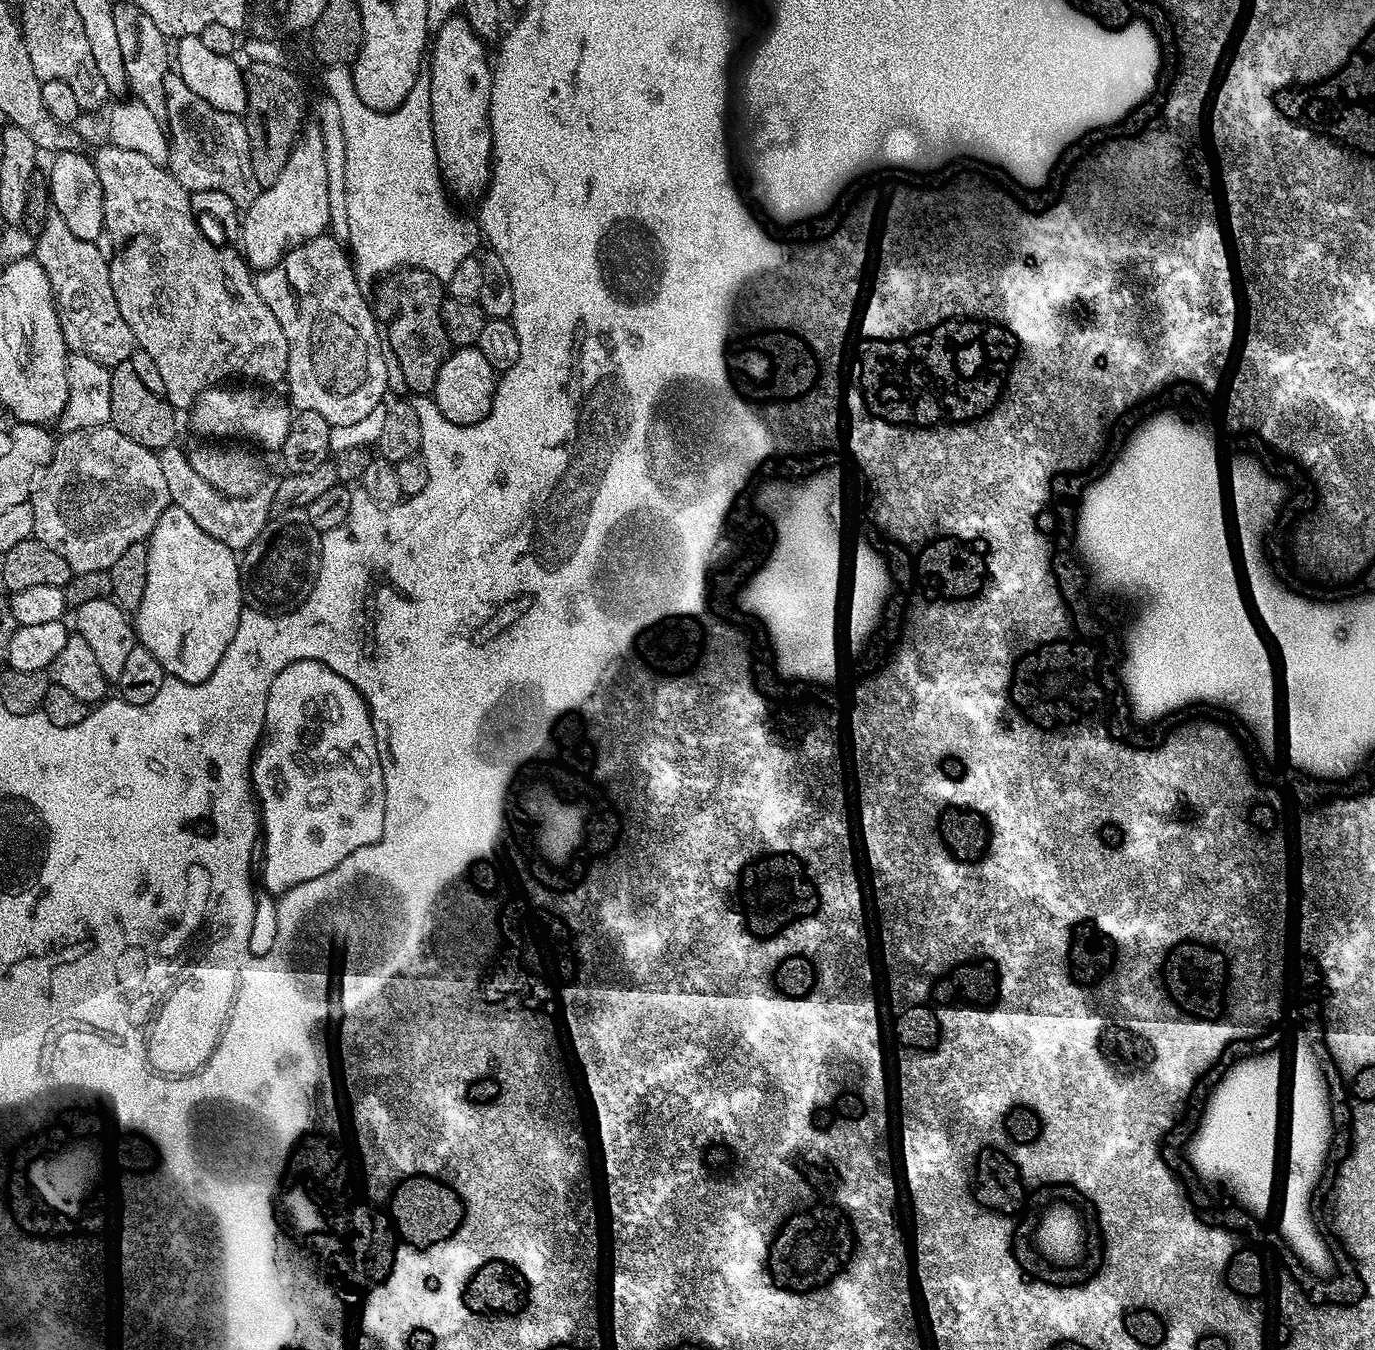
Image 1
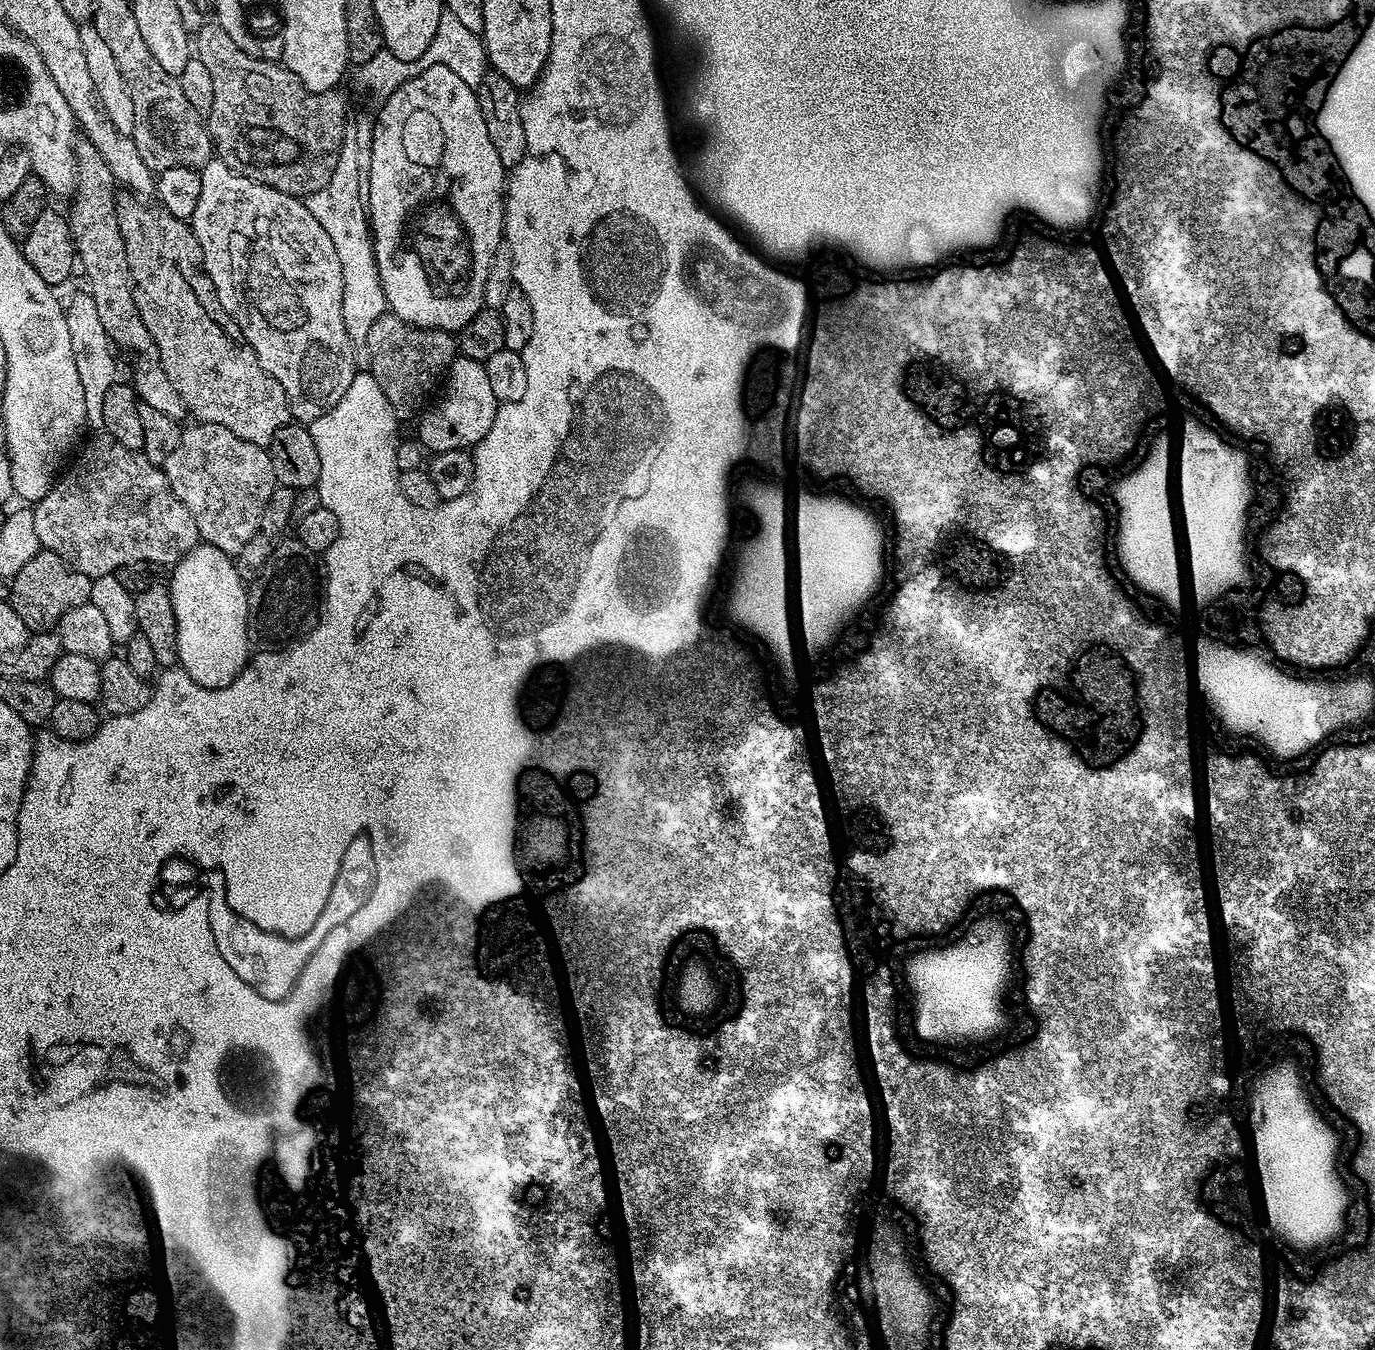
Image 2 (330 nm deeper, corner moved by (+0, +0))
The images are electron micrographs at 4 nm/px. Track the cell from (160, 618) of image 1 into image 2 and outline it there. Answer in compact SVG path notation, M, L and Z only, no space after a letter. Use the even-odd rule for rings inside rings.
M203 542L196 545L188 553L177 560L171 569L170 591L174 618L178 622L178 664L183 675L191 680L197 688L225 688L238 678L238 674L248 665L248 609L244 603L244 591L237 583L237 573L228 568L226 554L217 550L213 545Z

